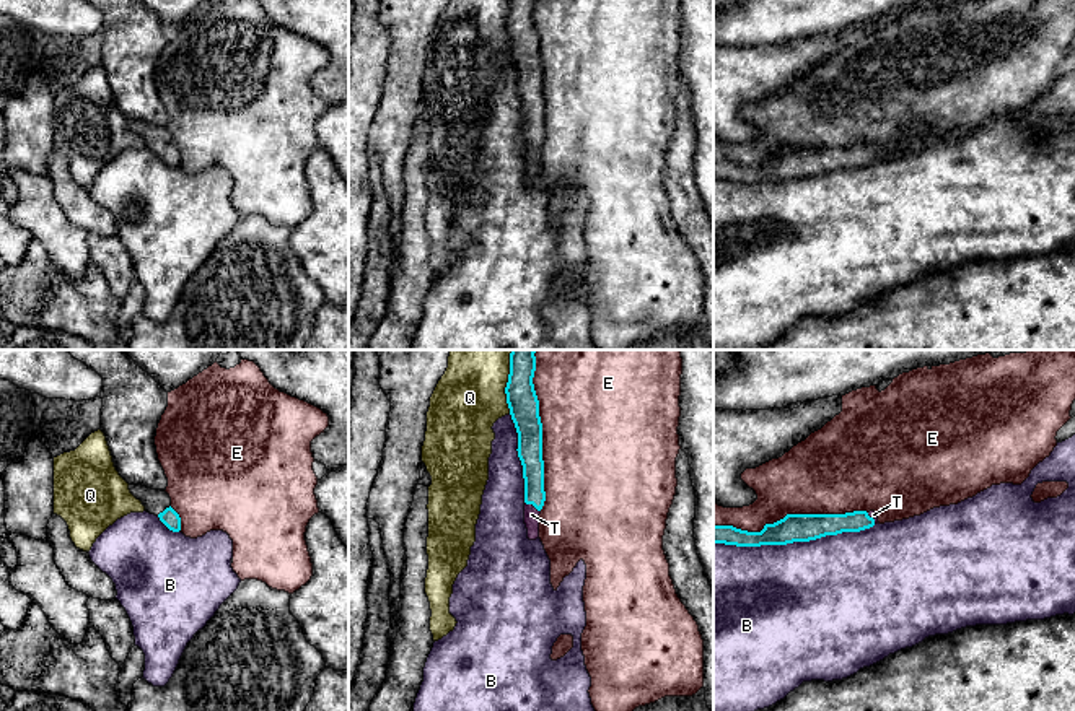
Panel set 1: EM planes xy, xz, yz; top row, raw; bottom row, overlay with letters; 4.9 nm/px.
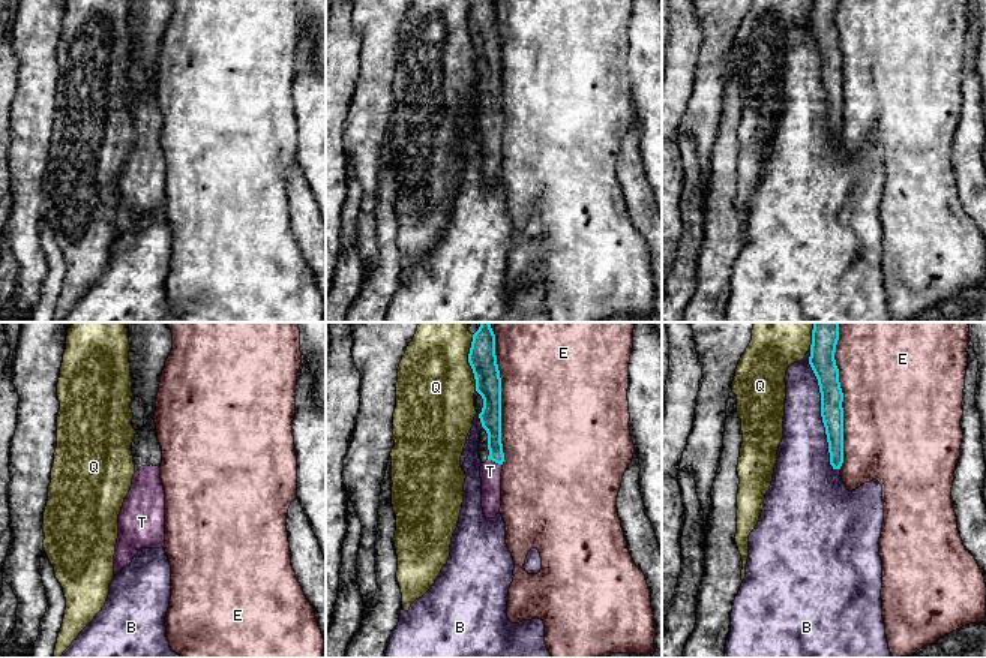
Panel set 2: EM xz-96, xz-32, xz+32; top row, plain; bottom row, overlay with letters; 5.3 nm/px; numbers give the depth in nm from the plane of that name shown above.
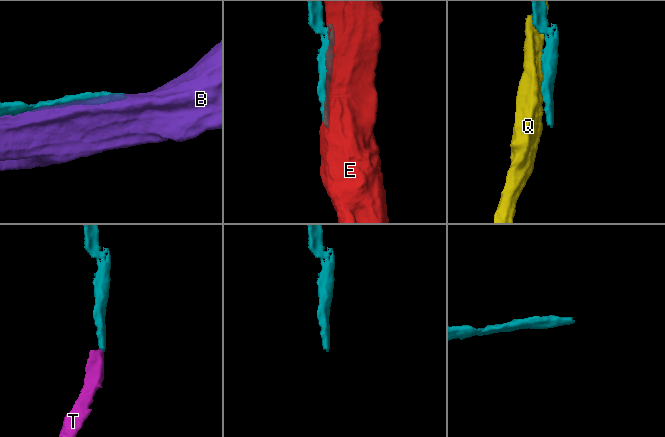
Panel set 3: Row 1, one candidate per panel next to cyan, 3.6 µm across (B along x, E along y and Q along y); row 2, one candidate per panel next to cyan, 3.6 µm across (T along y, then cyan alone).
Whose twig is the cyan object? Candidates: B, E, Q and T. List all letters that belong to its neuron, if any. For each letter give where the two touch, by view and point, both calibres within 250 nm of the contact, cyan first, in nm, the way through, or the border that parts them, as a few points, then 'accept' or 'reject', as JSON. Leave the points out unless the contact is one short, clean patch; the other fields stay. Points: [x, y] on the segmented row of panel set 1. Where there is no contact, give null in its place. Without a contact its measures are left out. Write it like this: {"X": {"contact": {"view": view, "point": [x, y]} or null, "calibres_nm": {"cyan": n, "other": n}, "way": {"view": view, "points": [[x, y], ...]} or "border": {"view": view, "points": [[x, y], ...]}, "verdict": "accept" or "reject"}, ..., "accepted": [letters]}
{"B": {"contact": {"view": "yz", "point": [794, 540]}, "calibres_nm": {"cyan": 140, "other": 480}, "verdict": "reject"}, "E": {"contact": {"view": "xz", "point": [541, 430]}, "calibres_nm": {"cyan": 150, "other": 500}, "verdict": "reject"}, "Q": {"contact": {"view": "xz", "point": [508, 381]}, "calibres_nm": {"cyan": 150, "other": 340}, "verdict": "reject"}, "T": {"contact": {"view": "xz", "point": [533, 505]}, "calibres_nm": {"cyan": 120, "other": 80}, "way": {"view": "xz", "points": [[530, 454], [533, 464], [533, 505], [531, 514]]}, "verdict": "accept"}, "accepted": ["T"]}

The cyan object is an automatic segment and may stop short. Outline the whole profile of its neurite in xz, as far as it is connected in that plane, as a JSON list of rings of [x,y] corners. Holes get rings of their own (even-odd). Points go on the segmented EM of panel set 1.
[[[511,350],[510,374],[505,387],[507,403],[518,433],[518,457],[524,478],[524,524],[528,539],[539,537],[539,514],[546,501],[542,423],[533,377],[536,350]]]

